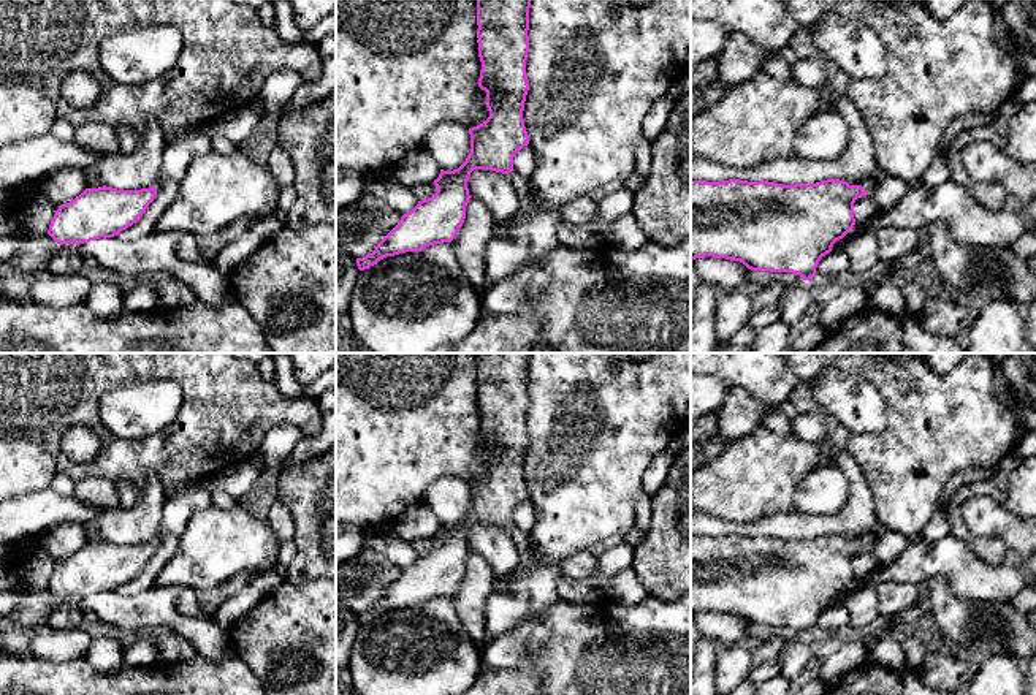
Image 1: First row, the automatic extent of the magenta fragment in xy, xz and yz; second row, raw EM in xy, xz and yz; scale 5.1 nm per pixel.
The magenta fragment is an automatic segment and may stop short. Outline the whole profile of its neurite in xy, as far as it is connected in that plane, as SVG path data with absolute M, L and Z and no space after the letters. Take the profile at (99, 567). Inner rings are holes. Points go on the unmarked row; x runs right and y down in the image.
M204 488L187 489L165 499L162 526L154 541L117 545L112 541L86 543L79 551L55 565L48 589L59 598L84 598L114 592L136 578L166 535L181 537L195 511L215 502Z

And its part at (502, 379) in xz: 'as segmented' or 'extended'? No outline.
extended

